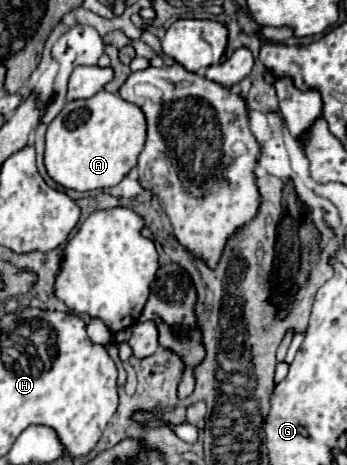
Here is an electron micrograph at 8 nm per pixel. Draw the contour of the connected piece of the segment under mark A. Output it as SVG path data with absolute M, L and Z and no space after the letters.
M101 89L89 99L69 101L49 123L45 137L45 167L53 181L65 189L93 191L117 185L143 151L147 121L143 111L115 93Z

